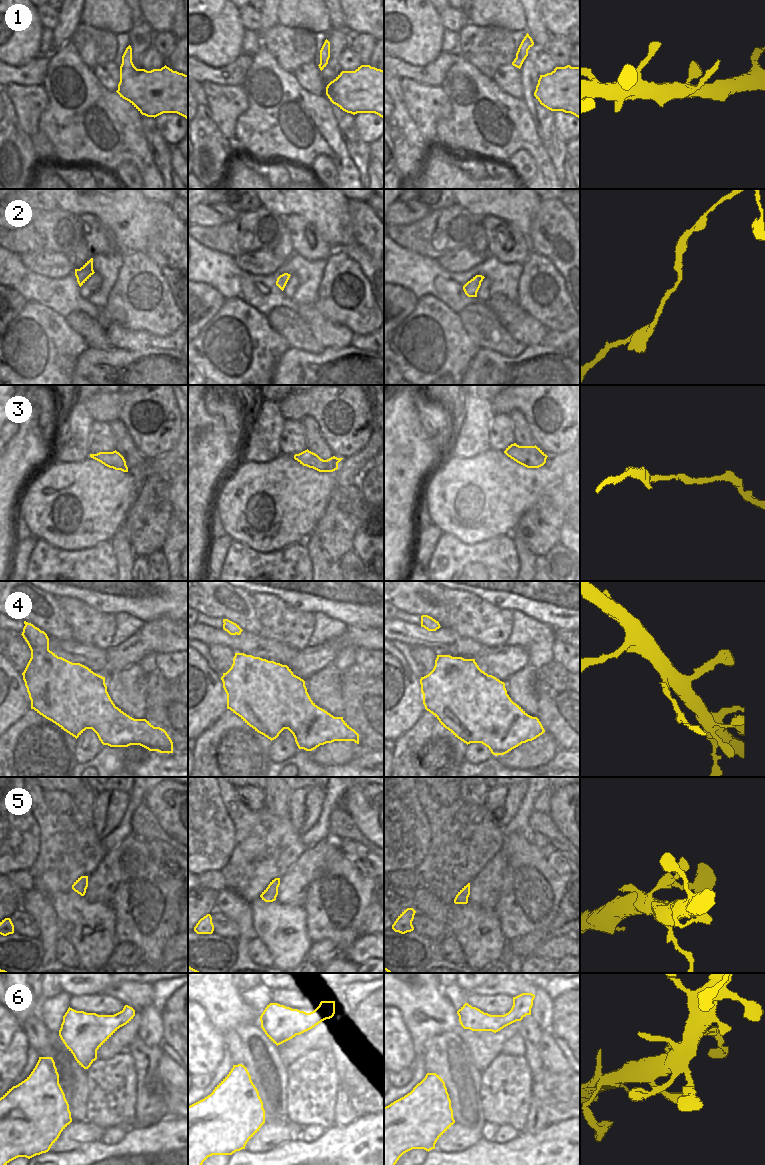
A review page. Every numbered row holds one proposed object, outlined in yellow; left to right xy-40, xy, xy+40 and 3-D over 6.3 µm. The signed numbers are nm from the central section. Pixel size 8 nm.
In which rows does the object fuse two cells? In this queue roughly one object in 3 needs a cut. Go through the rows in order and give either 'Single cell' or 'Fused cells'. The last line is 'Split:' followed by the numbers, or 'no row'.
1: Single cell
2: Single cell
3: Single cell
4: Fused cells
5: Single cell
6: Single cell
Split: 4.

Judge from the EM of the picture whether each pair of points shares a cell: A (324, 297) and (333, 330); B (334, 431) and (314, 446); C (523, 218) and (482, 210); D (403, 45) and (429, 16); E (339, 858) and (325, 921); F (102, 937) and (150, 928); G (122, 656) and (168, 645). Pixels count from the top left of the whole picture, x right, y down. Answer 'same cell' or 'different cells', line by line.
A: different cells
B: different cells
C: same cell
D: same cell
E: same cell
F: different cells
G: same cell

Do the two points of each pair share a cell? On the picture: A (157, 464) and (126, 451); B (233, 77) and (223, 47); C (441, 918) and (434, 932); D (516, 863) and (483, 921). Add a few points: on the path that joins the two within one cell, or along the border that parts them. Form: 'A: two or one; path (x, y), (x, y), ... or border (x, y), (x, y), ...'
A: two; border (149, 461), (147, 473)
B: two; border (242, 53), (224, 66), (209, 66), (205, 64)
C: two; border (418, 912), (424, 913), (435, 921), (447, 926)
D: two; border (493, 910), (502, 932)

